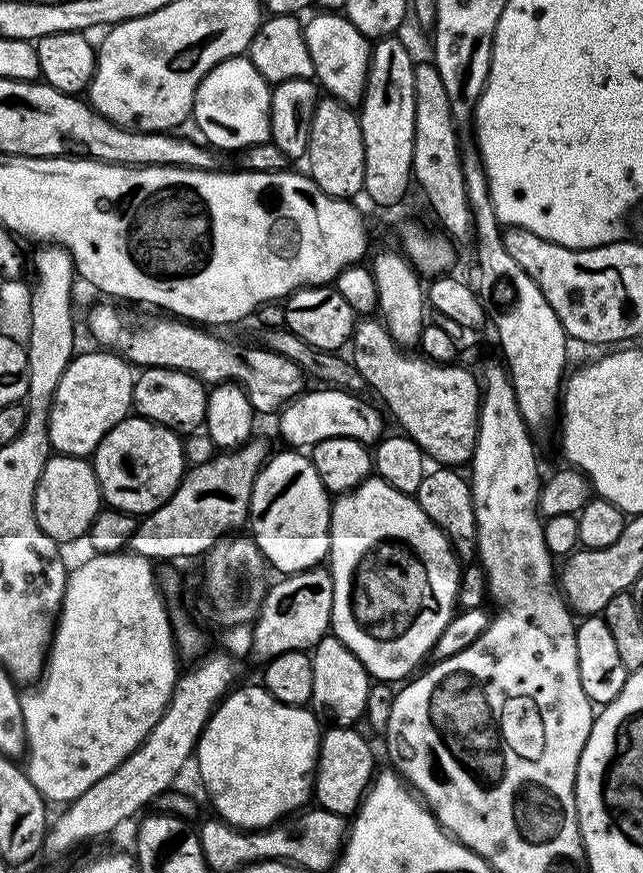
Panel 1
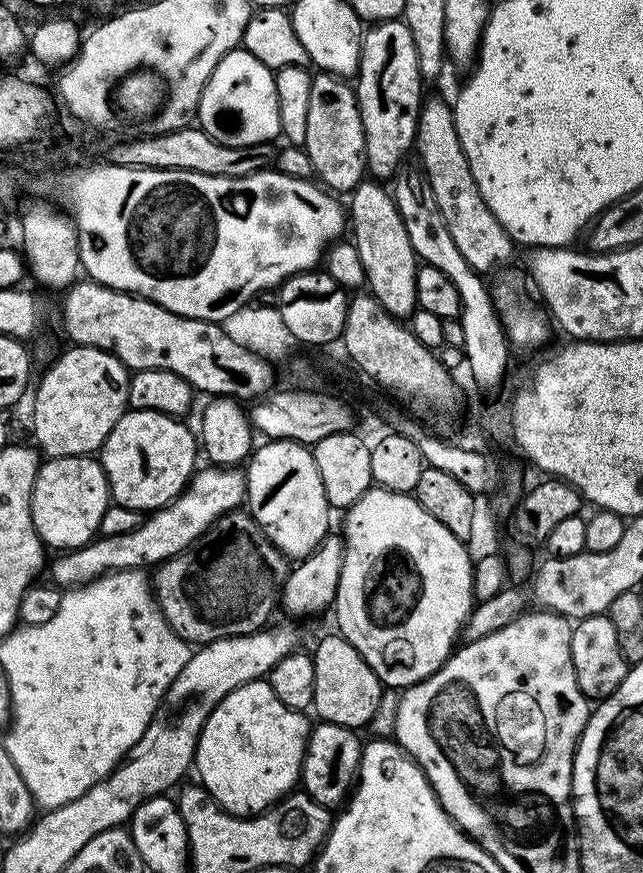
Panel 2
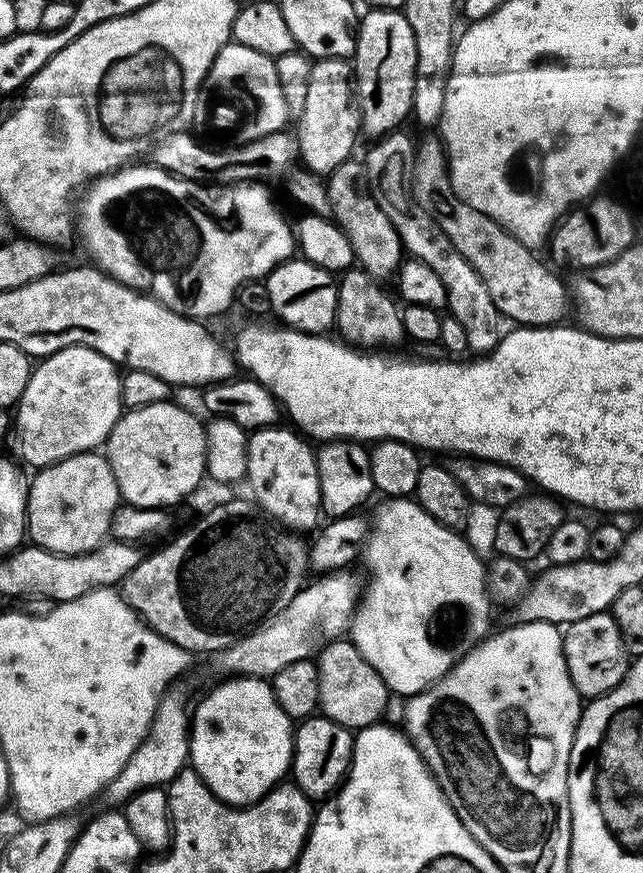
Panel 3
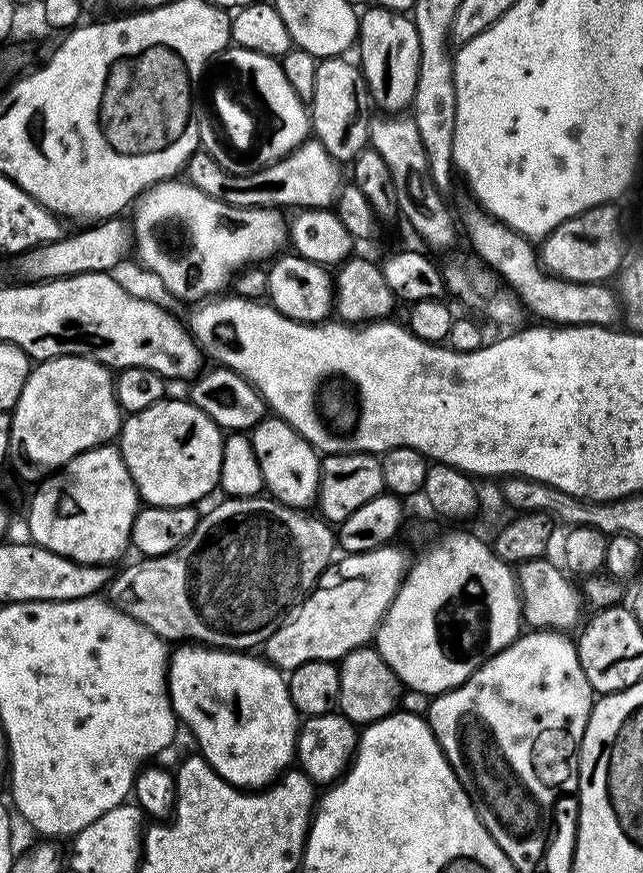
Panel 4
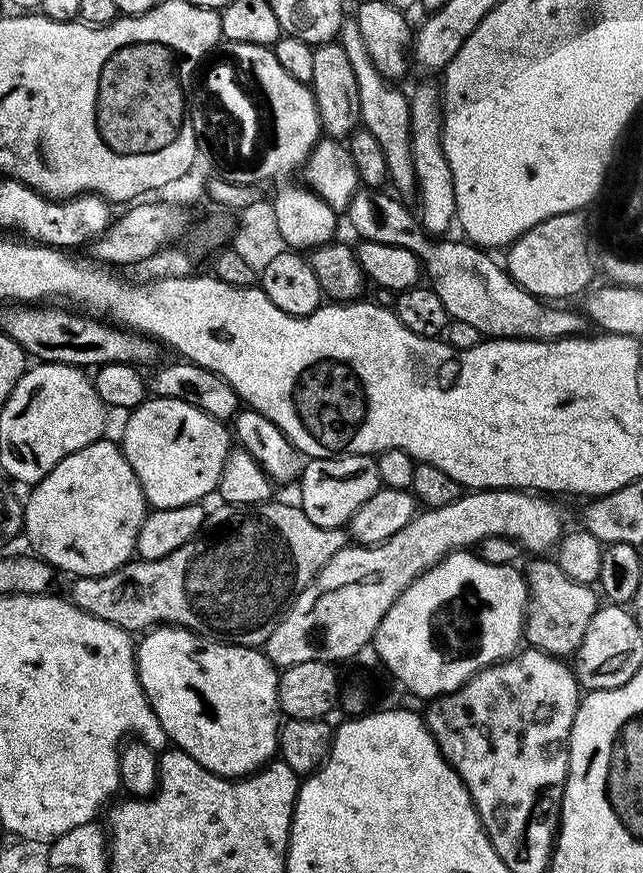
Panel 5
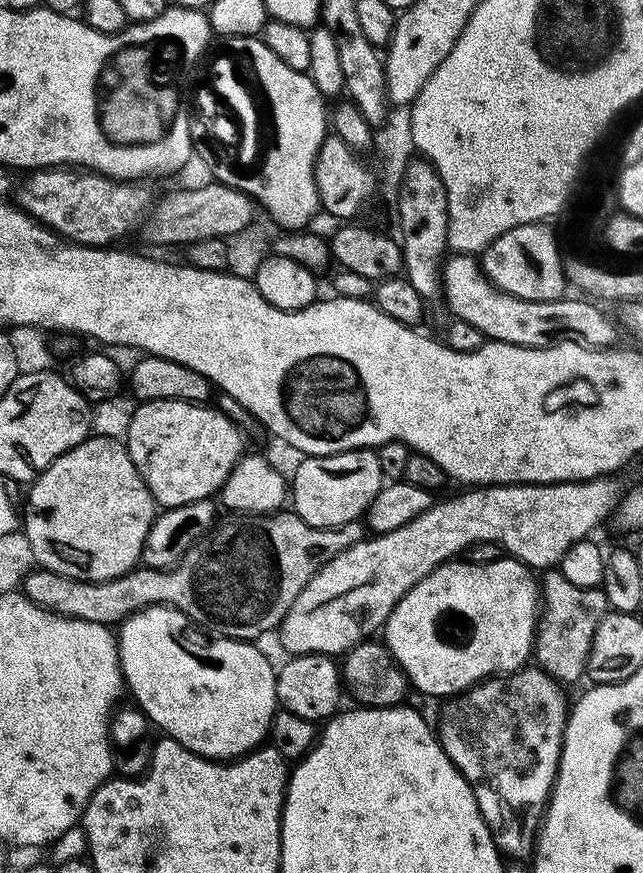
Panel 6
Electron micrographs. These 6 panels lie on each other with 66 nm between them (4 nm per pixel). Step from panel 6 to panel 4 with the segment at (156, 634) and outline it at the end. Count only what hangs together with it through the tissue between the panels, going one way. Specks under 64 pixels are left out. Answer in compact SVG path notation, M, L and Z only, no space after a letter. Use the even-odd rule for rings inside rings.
M195 642L177 648L180 649L171 653L166 667L168 698L177 721L192 731L200 747L197 748L199 755L237 790L259 790L273 783L293 763L296 755L298 713L288 697L285 673L267 659L244 650L225 650Z

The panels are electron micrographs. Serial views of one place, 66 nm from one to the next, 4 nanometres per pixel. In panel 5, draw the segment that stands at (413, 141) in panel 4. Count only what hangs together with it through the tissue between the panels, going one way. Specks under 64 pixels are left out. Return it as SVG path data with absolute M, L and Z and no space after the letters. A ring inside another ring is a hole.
M354 22L341 29L338 37L339 43L350 60L350 66L354 66L354 82L358 82L358 106L360 107L360 124L378 140L378 145L385 155L388 167L387 179L396 183L395 191L401 197L415 197L416 175L414 174L414 162L412 161L412 123L410 122L410 110L408 109L409 97L404 96L396 89L374 66L370 54L362 42L360 31Z

